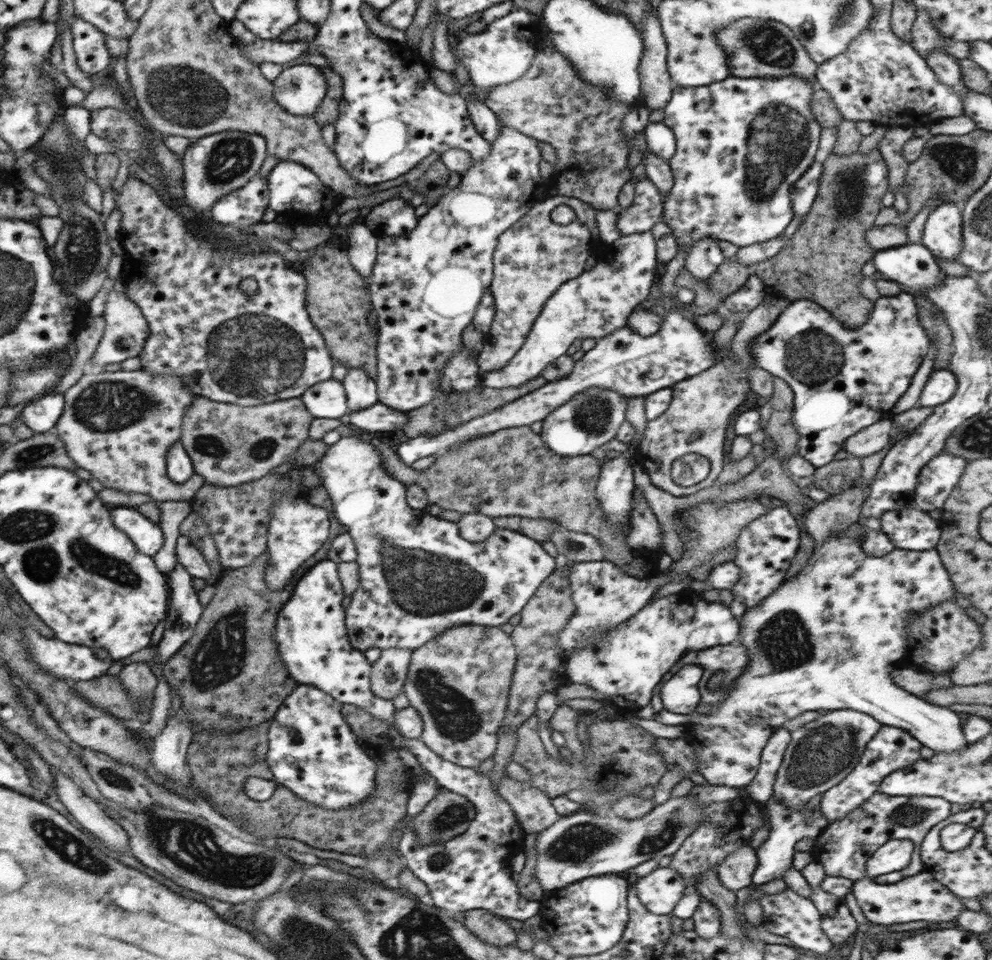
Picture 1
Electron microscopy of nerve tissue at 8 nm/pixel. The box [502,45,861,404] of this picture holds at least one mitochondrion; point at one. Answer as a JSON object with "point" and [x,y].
{"point":[779,136]}

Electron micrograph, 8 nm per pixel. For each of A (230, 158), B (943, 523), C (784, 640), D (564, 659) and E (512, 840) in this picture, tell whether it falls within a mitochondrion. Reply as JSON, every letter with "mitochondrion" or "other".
{"A":"mitochondrion","B":"other","C":"mitochondrion","D":"other","E":"other"}

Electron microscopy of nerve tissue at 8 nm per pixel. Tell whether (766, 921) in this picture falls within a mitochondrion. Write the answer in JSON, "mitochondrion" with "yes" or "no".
{"mitochondrion":"no"}

